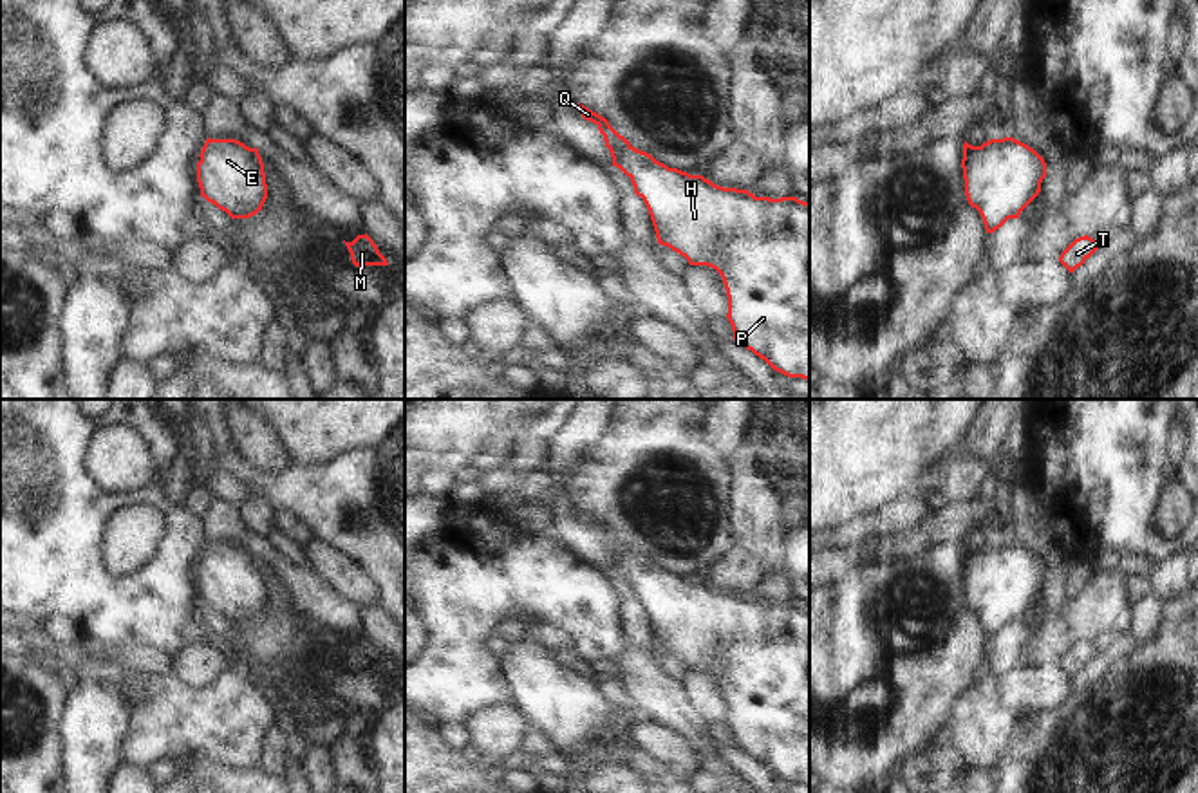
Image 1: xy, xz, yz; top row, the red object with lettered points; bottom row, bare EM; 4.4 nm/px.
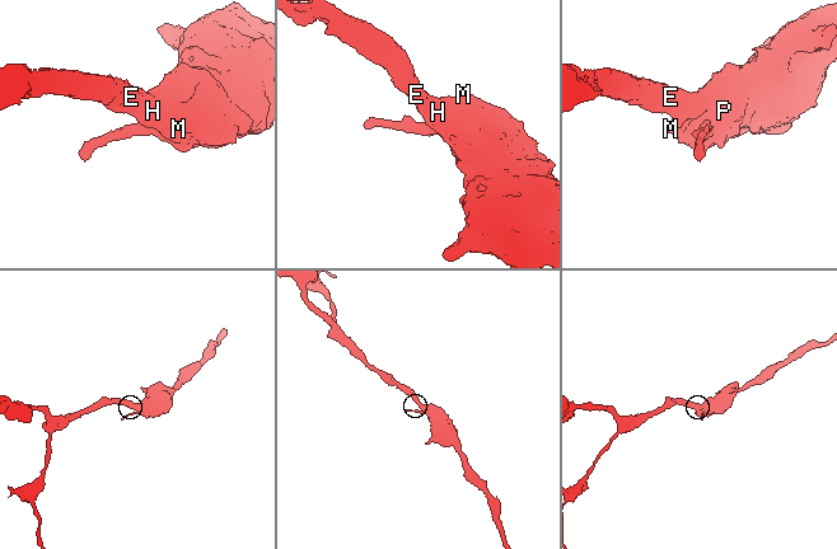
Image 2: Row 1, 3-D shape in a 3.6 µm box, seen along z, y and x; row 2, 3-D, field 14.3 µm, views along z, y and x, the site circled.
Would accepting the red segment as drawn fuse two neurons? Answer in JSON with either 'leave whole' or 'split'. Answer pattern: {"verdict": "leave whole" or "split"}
{"verdict": "leave whole"}

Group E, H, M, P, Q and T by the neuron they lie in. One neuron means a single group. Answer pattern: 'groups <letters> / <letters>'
groups E H M P Q T

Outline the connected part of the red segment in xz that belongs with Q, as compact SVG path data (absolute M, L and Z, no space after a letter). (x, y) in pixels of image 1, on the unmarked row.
M580 508L578 511L582 522L594 527L604 540L613 571L631 583L634 598L643 603L658 648L679 658L690 670L708 670L721 679L734 744L764 764L773 775L788 782L810 784L810 607L797 602L755 602L748 594L723 592L703 580L669 573L650 558L634 553L605 522Z

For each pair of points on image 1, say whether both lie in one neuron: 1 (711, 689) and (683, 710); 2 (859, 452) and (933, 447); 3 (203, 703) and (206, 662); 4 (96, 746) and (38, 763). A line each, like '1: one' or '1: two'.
1: two
2: one
3: two
4: two

